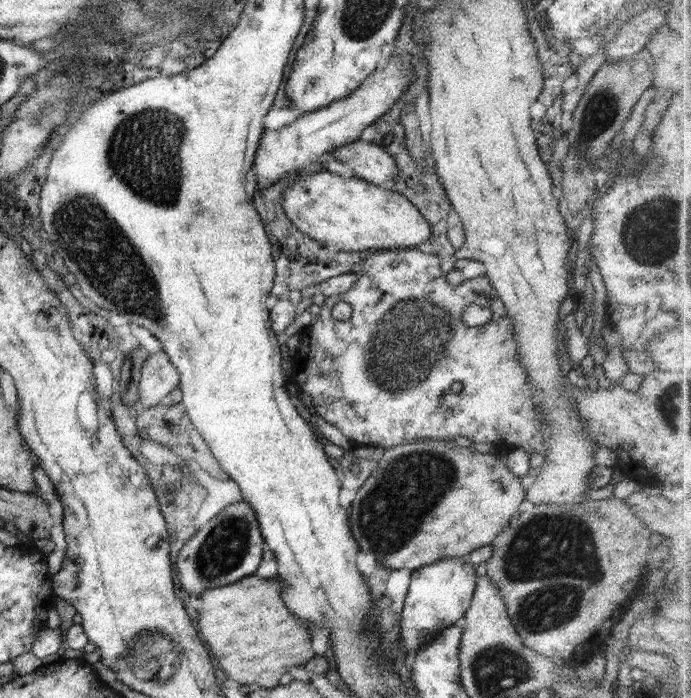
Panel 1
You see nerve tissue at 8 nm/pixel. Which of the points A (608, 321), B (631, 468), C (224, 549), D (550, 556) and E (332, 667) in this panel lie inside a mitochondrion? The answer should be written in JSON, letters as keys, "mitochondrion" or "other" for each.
{"A":"other","B":"other","C":"mitochondrion","D":"mitochondrion","E":"other"}

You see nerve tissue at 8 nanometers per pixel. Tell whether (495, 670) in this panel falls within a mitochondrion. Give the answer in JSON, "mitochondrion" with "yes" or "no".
{"mitochondrion":"yes"}

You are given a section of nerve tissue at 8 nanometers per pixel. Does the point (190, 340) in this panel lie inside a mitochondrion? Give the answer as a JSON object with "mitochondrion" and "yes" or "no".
{"mitochondrion":"yes"}

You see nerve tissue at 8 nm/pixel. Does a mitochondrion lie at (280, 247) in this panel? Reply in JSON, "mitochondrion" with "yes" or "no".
{"mitochondrion":"no"}

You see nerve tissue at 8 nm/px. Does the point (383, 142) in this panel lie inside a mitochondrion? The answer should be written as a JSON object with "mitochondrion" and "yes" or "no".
{"mitochondrion":"no"}

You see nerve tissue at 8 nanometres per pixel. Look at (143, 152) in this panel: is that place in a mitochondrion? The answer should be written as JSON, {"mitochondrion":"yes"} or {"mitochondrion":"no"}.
{"mitochondrion":"yes"}

